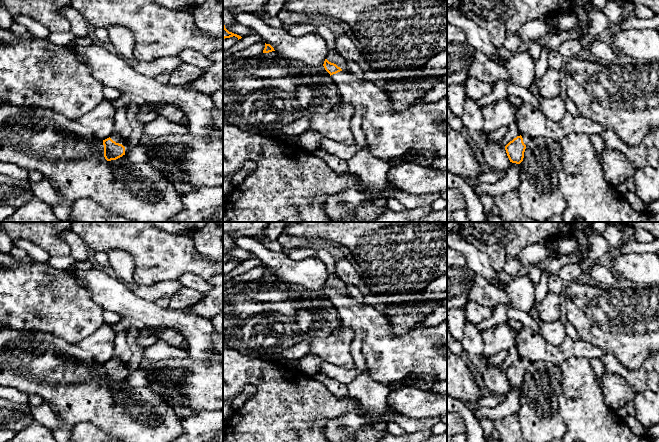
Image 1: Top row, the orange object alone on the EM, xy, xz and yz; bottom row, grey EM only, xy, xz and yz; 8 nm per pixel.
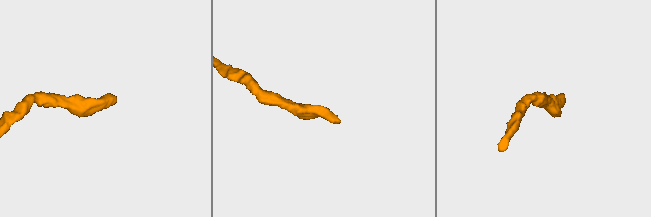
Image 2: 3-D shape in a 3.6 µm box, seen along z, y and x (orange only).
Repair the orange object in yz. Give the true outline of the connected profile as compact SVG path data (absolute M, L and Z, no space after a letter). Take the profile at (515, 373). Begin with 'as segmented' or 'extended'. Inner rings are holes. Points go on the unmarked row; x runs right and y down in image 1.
extended | M520 359L505 370L505 374L510 386L520 388L523 385L526 369L530 365L531 362L528 359Z

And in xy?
extended | M113 356L109 362L103 364L103 369L104 381L107 385L116 384L127 378L131 373L129 362L117 356Z

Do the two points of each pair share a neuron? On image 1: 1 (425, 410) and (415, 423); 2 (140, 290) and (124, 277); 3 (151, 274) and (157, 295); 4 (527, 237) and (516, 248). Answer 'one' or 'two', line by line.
1: two
2: two
3: two
4: one

